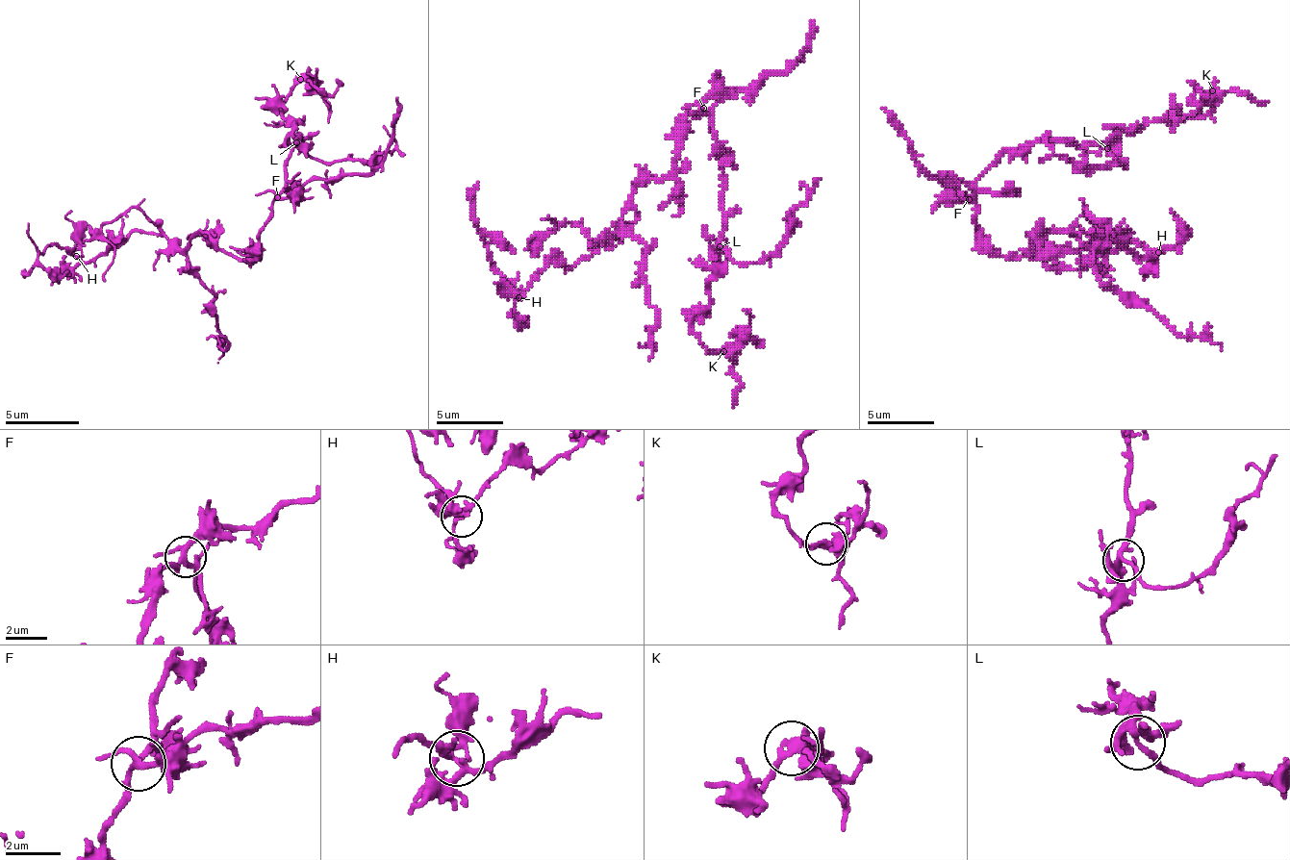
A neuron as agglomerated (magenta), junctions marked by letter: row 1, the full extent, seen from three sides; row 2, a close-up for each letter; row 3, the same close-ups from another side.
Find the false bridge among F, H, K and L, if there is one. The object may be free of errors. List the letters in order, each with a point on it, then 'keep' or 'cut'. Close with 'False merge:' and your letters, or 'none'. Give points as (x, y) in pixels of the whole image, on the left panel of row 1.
F: at (277, 197); keep
H: at (76, 256); cut
K: at (300, 79); keep
L: at (296, 142); keep
False merge: H

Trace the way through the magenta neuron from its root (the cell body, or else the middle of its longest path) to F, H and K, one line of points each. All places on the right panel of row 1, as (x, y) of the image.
F: (986, 240), (975, 222), (975, 206), (969, 199)
H: (986, 240), (1002, 256), (1033, 256), (1049, 233), (1070, 233), (1097, 246), (1127, 229), (1127, 249), (1157, 253)
K: (986, 240), (975, 182), (1006, 152), (1100, 145), (1204, 114), (1211, 91)

